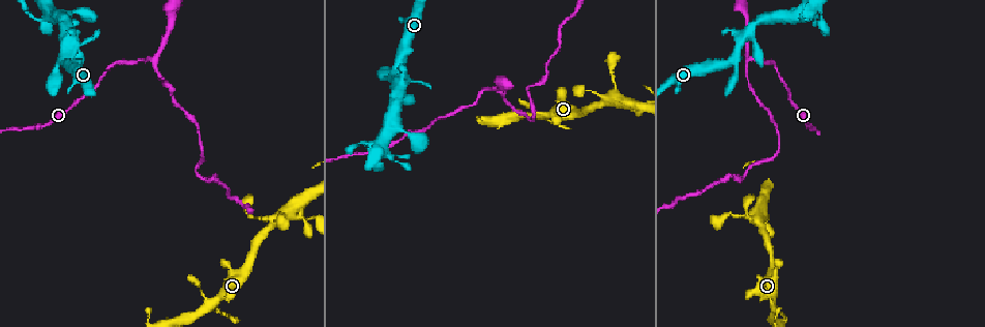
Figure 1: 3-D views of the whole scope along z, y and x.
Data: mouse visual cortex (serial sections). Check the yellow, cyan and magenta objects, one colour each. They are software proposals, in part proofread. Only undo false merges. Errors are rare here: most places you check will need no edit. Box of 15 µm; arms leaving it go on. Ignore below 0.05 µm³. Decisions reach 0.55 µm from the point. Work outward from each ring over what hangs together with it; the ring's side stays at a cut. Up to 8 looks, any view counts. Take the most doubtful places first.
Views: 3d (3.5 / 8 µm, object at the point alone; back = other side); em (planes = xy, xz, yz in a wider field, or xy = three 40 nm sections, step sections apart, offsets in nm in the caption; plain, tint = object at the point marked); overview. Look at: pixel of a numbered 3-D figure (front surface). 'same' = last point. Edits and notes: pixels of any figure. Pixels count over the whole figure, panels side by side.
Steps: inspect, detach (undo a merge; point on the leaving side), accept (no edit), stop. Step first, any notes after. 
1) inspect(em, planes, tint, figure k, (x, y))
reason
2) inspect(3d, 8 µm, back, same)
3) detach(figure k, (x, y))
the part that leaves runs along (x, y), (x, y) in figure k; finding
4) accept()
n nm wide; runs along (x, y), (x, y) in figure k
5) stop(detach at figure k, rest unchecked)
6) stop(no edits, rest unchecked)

inspect(3d, 8 µm, figure 1, (609, 99))
a narrow waist

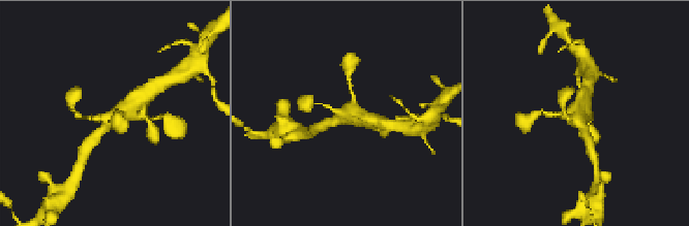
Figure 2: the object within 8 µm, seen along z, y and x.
inspect(em, xy, step 1, tint, figure 2, (576, 119))

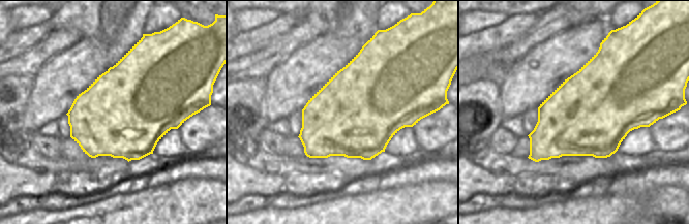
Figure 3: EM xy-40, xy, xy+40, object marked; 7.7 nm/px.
accept()
continuous, no second cell

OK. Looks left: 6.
inspect(3d, 3.5 µm, figure 1, (153, 60))
arms part here

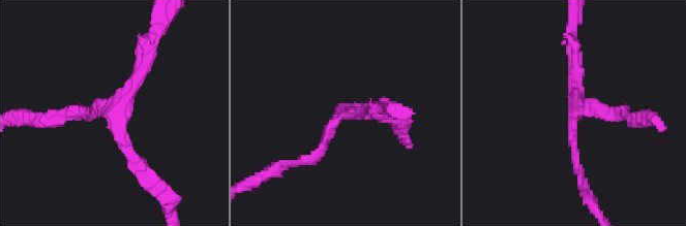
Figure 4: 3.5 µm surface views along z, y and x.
accept()
arms of 150, 150, 250 nm; runs along (73, 114), (112, 110), (141, 170) in figure 4; one cell here

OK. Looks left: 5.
inspect(3d, 3.5 µm, figure 1, (526, 88))
sharp bend

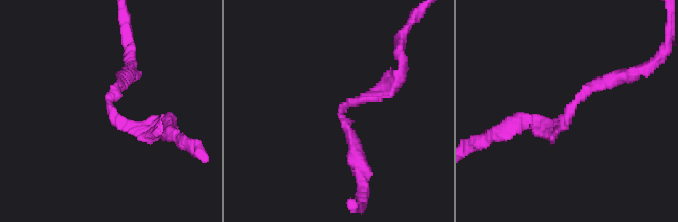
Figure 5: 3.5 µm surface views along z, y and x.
inspect(em, xy, step 1, tint, figure 5, (571, 106))
arms of 150, 200 nm

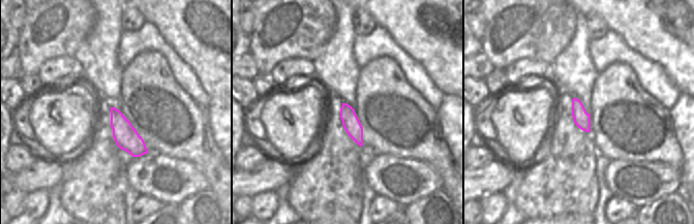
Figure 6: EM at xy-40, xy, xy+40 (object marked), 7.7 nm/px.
accept()
runs along (625, 77), (591, 87), (562, 128), (544, 131) in figure 5; continuous, no second cell

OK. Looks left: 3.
stop(no edits, rest unchecked)

